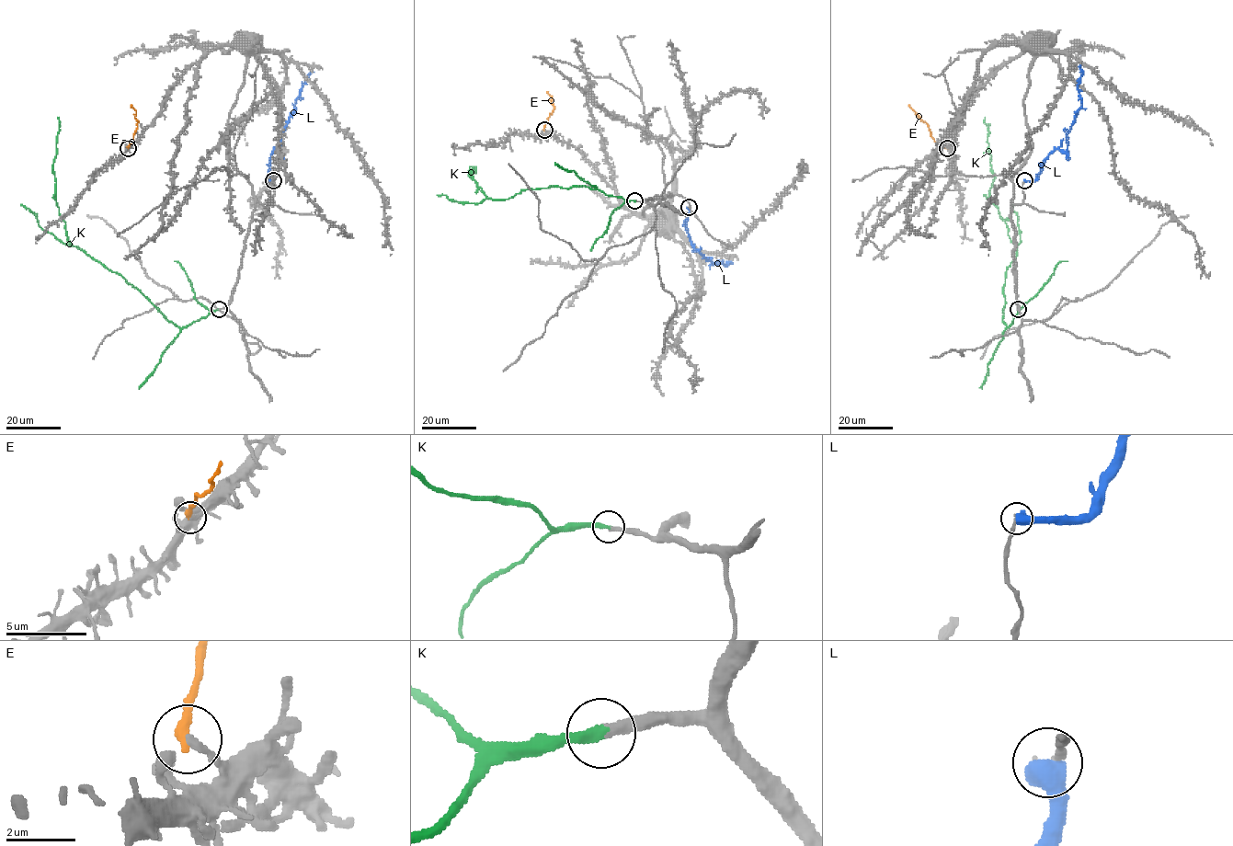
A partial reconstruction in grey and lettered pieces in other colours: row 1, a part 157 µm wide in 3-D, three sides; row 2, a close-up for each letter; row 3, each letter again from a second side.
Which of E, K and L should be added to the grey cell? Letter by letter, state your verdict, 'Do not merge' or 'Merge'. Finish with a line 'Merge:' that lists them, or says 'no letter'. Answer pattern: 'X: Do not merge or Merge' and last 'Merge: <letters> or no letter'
E: Do not merge
K: Merge
L: Do not merge
Merge: K

